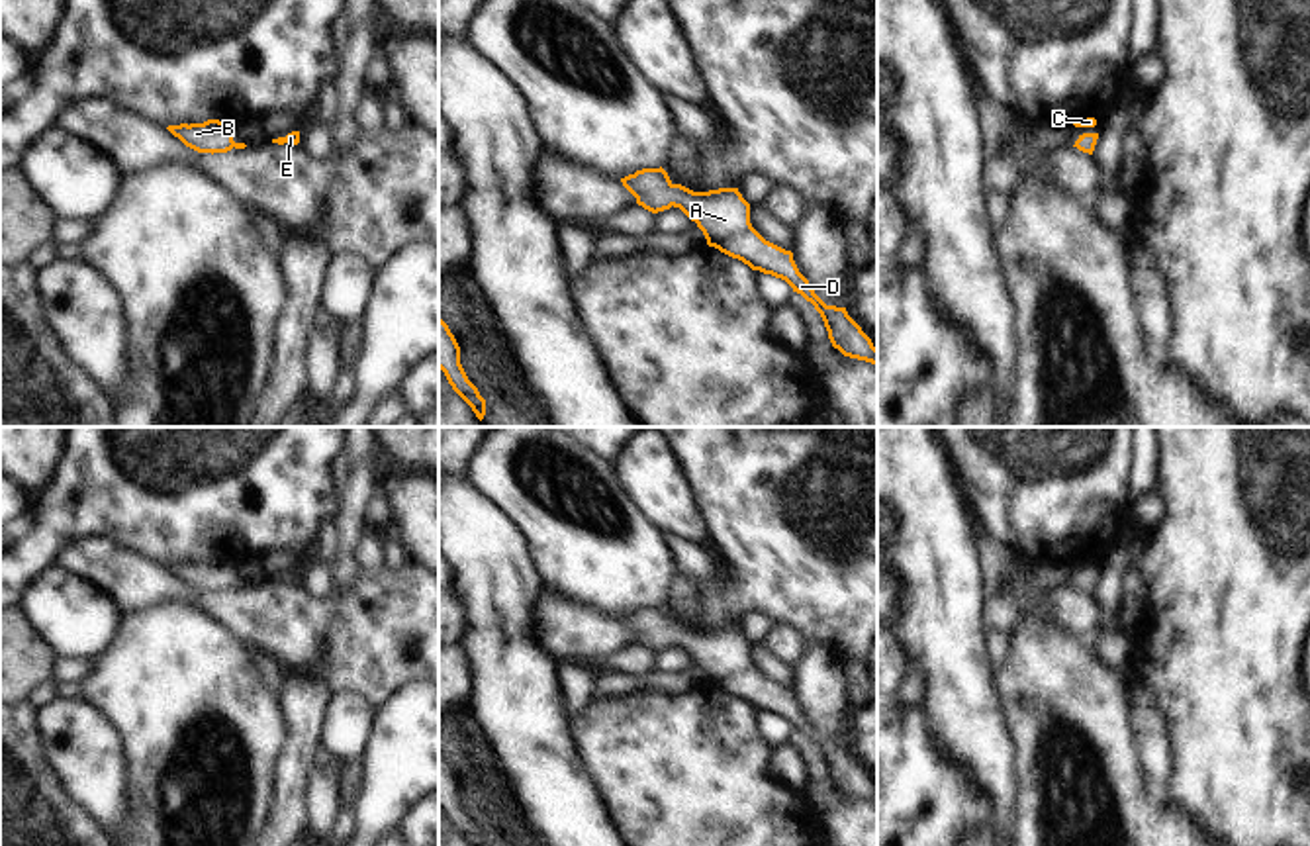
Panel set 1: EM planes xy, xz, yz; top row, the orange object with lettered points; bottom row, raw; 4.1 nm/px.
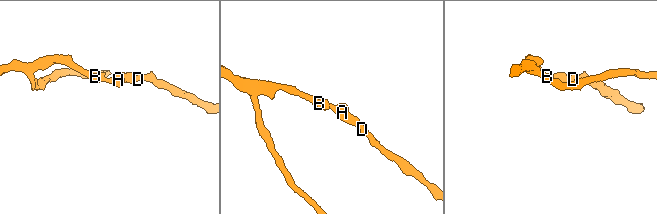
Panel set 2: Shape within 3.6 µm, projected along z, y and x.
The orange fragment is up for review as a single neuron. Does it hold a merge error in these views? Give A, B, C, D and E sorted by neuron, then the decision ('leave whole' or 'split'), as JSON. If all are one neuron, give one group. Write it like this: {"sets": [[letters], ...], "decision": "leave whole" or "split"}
{"sets": [["A", "B", "C", "D", "E"]], "decision": "leave whole"}

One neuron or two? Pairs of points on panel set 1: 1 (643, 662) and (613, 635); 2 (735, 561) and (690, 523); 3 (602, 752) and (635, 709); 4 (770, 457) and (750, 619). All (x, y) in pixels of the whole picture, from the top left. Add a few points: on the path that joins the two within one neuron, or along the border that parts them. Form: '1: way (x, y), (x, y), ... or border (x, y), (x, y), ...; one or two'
1: border (635, 641), (611, 653), (580, 657); two
2: border (690, 494), (707, 539); two
3: way (611, 743), (635, 719); one
4: border (774, 621), (760, 611), (747, 611), (737, 625); two

